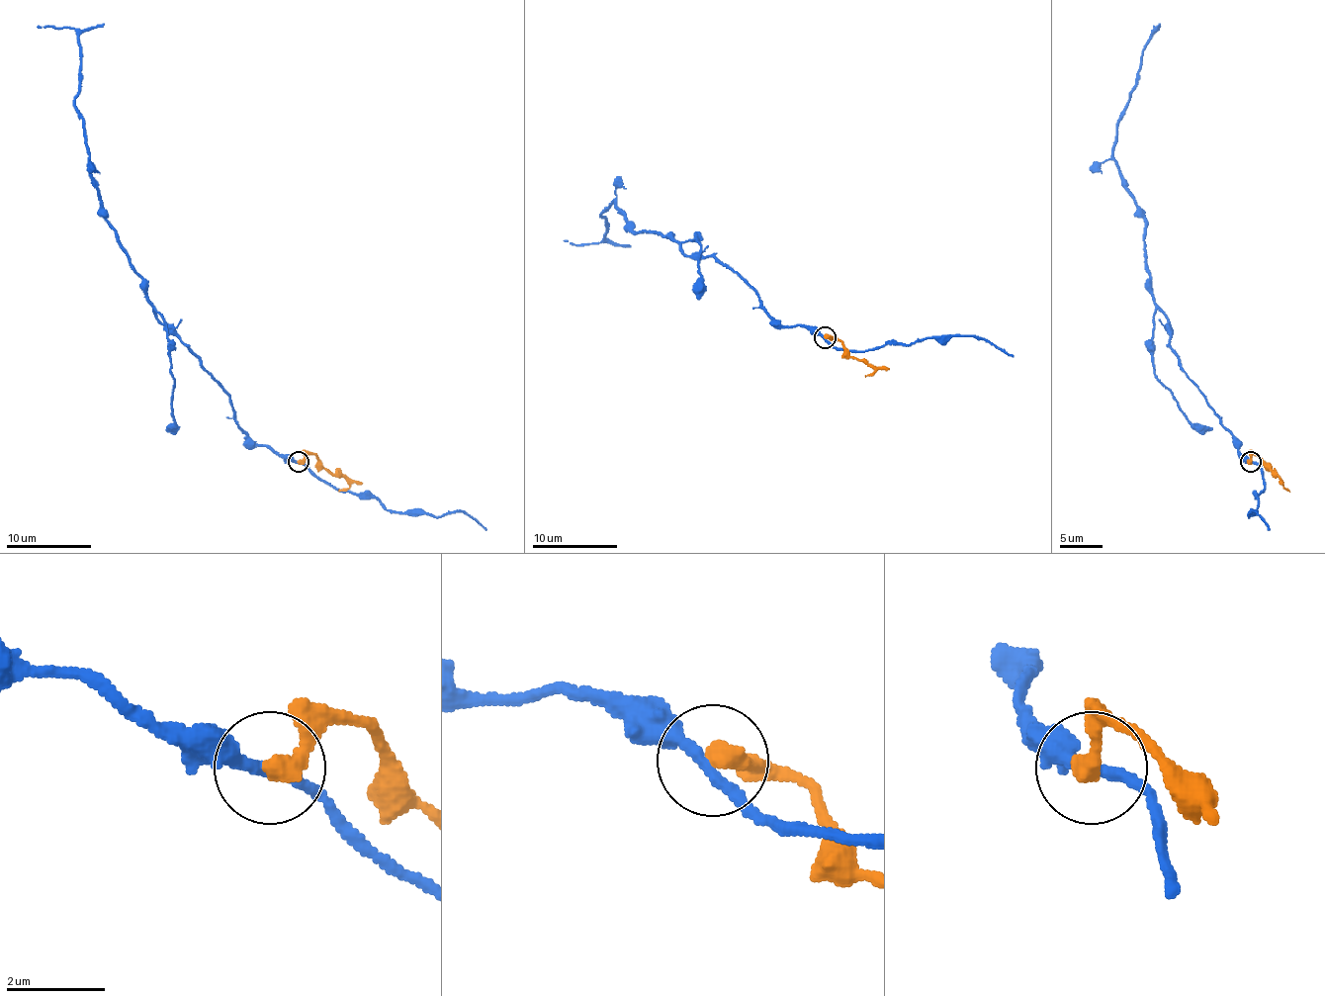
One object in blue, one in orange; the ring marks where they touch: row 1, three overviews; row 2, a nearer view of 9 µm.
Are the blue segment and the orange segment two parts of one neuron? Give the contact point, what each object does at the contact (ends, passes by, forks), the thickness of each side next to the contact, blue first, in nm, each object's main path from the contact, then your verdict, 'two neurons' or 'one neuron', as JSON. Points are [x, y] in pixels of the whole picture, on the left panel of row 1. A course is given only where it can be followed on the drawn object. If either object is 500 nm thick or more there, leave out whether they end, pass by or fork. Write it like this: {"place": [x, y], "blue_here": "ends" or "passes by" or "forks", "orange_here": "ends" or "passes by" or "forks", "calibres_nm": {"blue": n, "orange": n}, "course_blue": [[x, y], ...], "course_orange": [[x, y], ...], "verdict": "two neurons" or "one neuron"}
{"place": [299, 462], "blue_here": "passes by", "orange_here": "ends", "calibres_nm": {"blue": 240, "orange": 420}, "course_blue": [[298, 462], [253, 441], [229, 397], [148, 303], [89, 173], [85, 120], [74, 105], [78, 37], [36, 26]], "course_orange": [[298, 462], [312, 454], [325, 469], [338, 473], [349, 486], [338, 492]], "verdict": "two neurons"}

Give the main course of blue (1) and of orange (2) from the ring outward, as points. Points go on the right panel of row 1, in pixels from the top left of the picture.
1: (1251, 462), (1170, 345), (1170, 321), (1155, 303), (1146, 268), (1144, 222), (1112, 147), (1153, 26)
2: (1251, 462), (1255, 454), (1289, 492)

